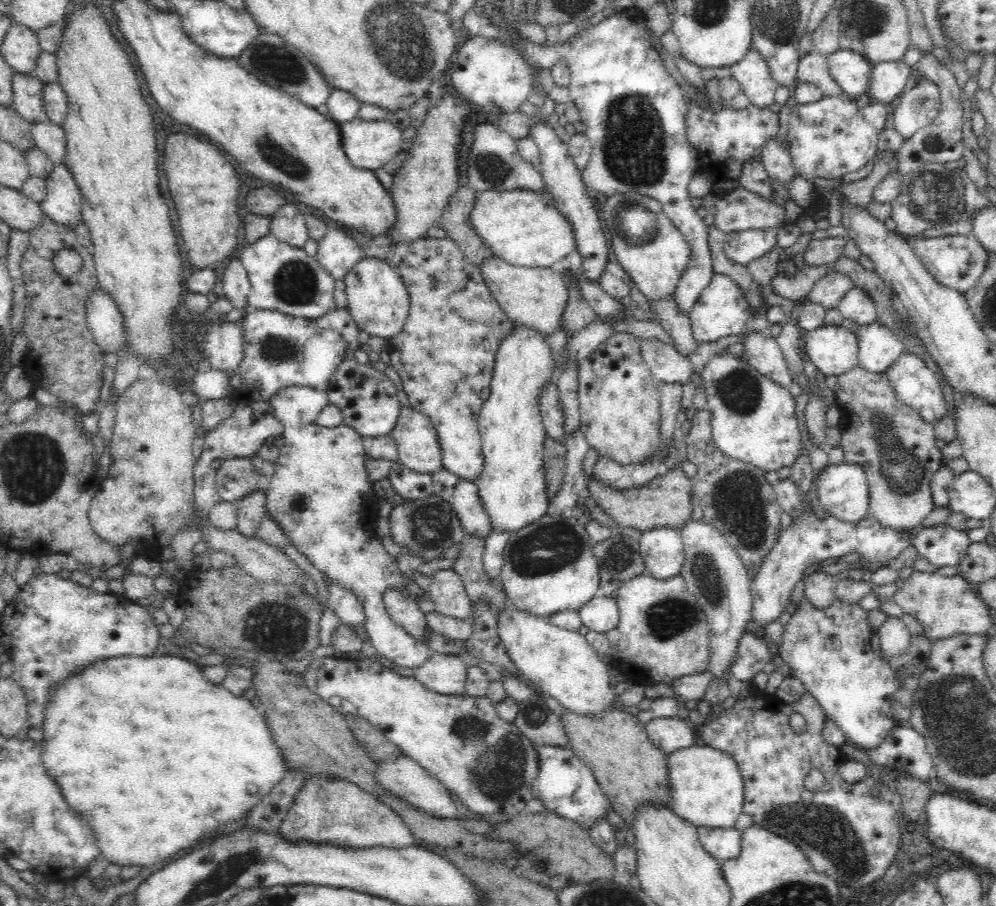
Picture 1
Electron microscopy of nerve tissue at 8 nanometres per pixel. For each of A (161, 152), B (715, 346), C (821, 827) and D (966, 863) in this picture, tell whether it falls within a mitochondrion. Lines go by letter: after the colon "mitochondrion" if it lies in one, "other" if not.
A: other
B: other
C: mitochondrion
D: other

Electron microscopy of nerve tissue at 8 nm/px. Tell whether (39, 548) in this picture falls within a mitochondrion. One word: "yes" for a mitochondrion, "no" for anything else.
no

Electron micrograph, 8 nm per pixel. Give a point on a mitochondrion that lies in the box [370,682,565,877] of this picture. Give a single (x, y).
(495, 764)

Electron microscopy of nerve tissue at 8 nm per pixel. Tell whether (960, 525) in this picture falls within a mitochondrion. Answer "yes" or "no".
no

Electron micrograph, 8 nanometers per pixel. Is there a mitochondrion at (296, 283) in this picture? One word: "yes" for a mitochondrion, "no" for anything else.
yes

